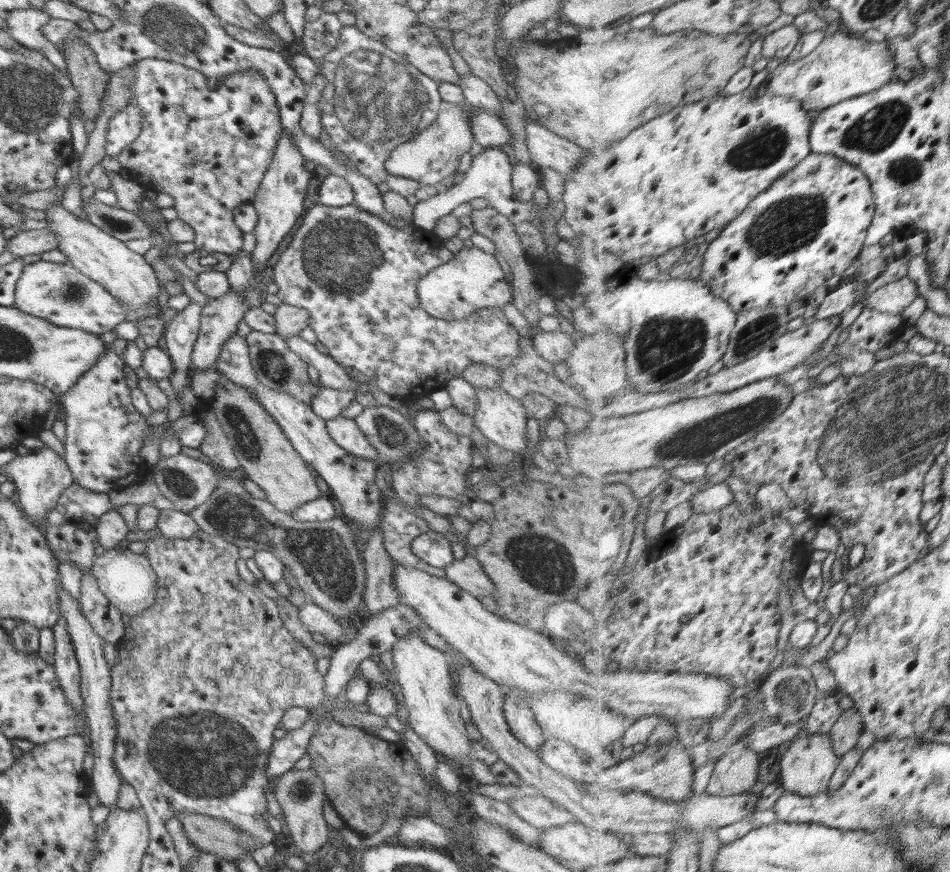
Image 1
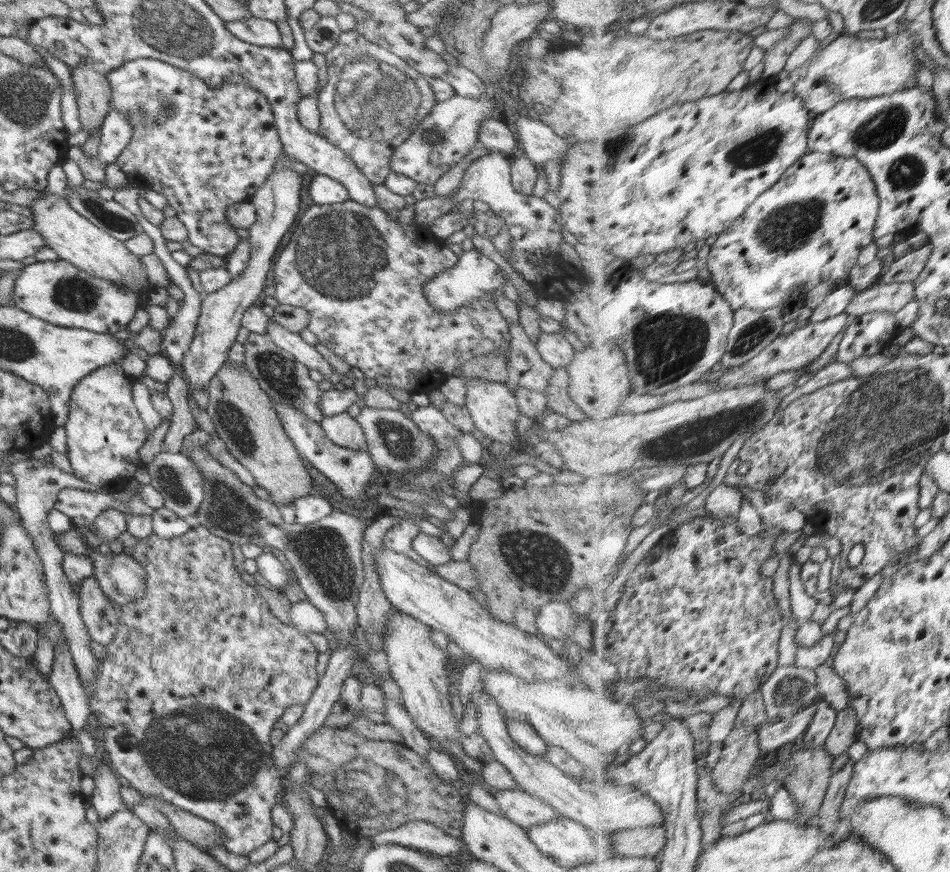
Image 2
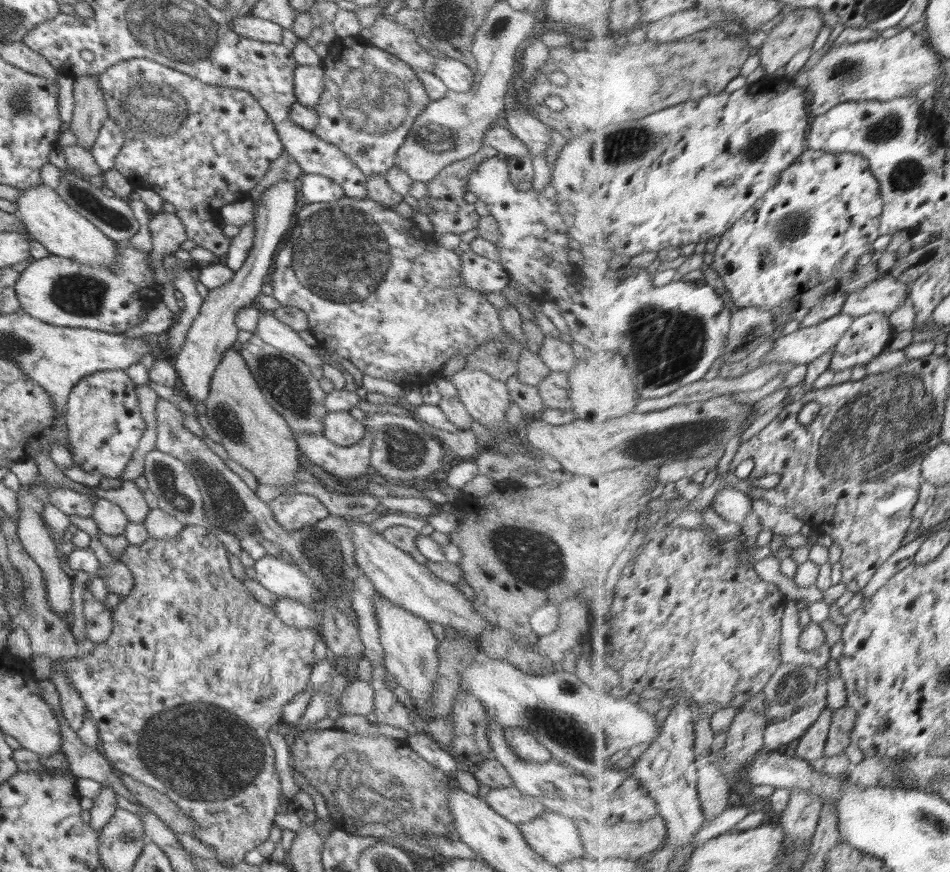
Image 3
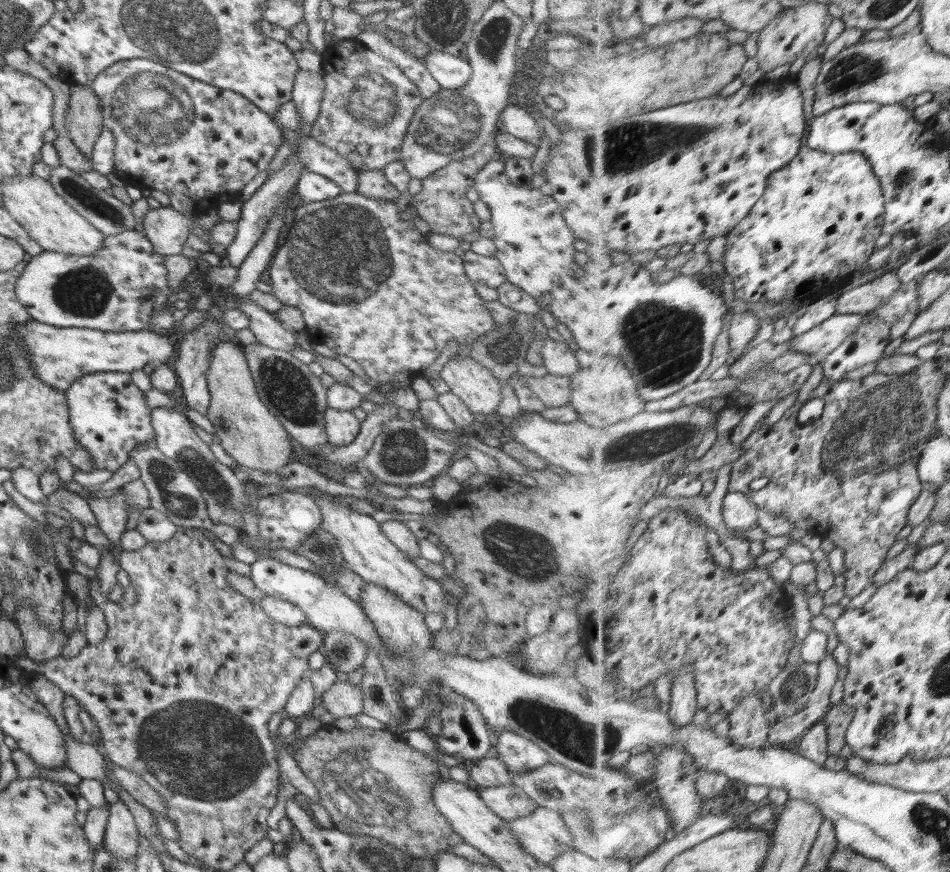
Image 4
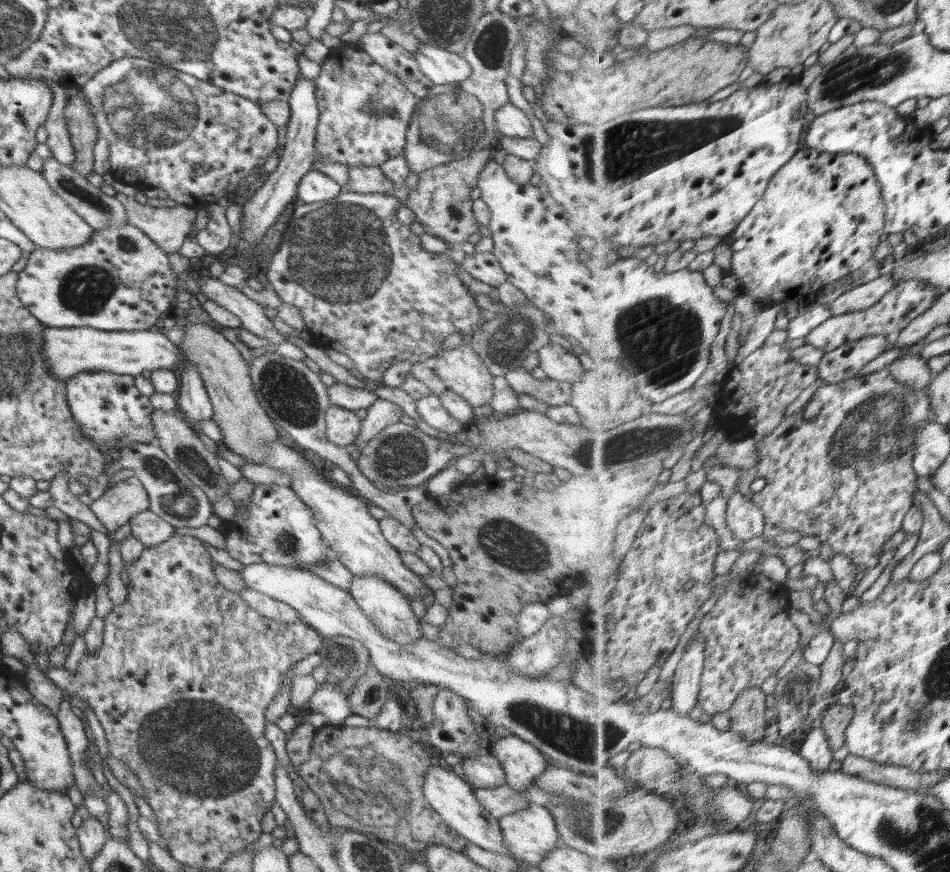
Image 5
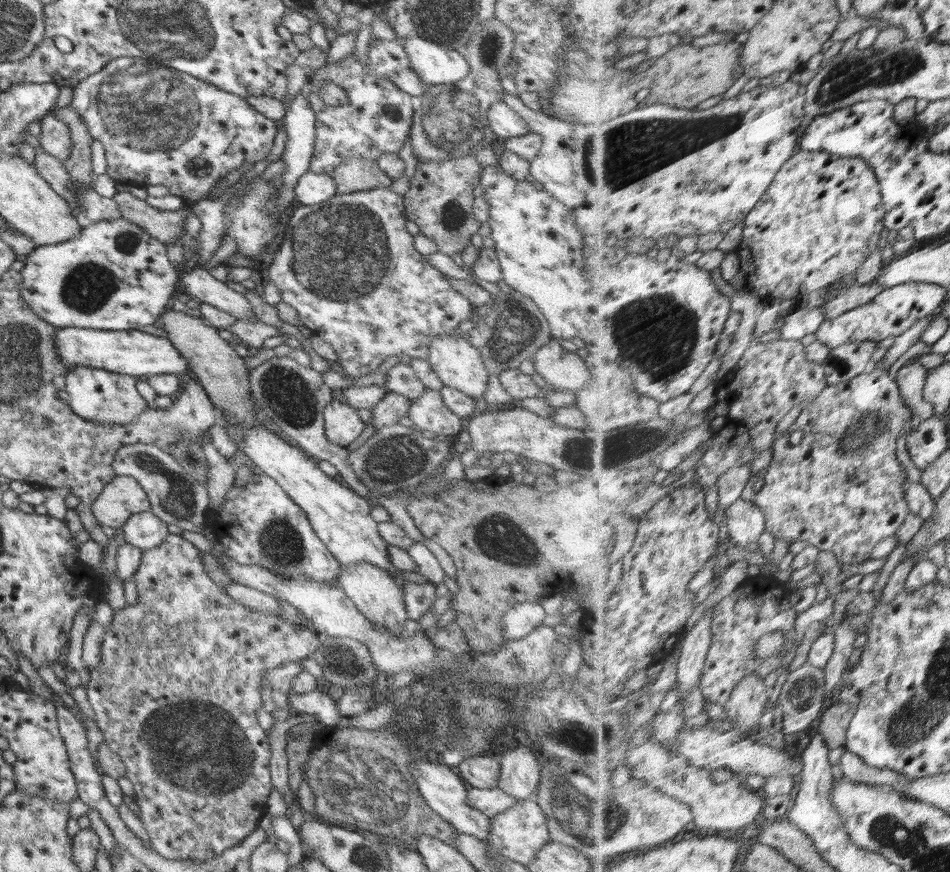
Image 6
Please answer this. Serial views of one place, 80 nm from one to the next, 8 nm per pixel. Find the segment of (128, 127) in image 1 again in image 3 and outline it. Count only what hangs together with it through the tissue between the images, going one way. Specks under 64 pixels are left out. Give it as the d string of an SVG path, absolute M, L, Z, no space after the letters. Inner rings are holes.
M112 119L104 120L91 148L92 156L96 165L100 166L102 175L115 168L115 156L120 152L124 139L122 129Z

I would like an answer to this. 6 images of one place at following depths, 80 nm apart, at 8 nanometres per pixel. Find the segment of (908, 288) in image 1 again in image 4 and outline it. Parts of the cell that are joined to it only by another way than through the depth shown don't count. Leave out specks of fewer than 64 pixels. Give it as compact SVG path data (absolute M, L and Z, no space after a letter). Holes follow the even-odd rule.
M896 269L882 274L876 280L840 295L837 314L872 313L893 300L903 288L904 282Z

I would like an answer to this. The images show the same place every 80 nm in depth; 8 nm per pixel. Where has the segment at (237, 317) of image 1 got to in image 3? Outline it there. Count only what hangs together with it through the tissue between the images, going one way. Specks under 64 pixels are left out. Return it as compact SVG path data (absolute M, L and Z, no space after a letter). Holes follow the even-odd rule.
M280 181L260 194L260 204L256 208L254 222L254 240L250 253L230 282L214 289L209 289L208 296L203 299L199 314L192 321L182 350L171 363L177 370L180 385L184 394L196 404L196 400L205 402L209 395L210 381L221 358L231 347L237 346L239 329L234 324L236 313L245 307L255 305L257 296L261 293L264 276L272 270L273 260L277 254L278 244L284 234L288 233L294 223L296 210L296 190L293 182Z

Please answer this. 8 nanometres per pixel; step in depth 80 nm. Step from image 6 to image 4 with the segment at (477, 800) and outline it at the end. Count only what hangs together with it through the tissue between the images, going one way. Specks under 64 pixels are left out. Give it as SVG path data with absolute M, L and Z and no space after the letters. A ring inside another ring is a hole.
M515 785L477 789L480 800L505 821L528 816L539 806Z

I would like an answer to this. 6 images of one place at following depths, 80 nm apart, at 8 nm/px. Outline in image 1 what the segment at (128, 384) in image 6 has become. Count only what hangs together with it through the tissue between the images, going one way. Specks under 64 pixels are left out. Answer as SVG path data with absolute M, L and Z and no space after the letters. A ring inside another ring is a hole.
M113 350L104 353L84 374L78 378L76 384L71 386L60 398L66 421L66 439L63 440L66 452L64 461L73 474L74 480L82 488L96 493L104 493L114 488L124 488L134 483L146 480L148 464L140 456L143 440L148 434L148 423L145 416L139 413L131 401L131 389L124 379L125 362L122 356Z

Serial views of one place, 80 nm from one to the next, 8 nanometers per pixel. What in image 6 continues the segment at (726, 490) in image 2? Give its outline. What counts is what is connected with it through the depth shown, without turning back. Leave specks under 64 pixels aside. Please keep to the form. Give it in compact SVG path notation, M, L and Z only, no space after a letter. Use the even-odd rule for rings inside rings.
M739 498L727 510L727 528L733 544L746 546L757 542L767 531L767 514L763 507Z

